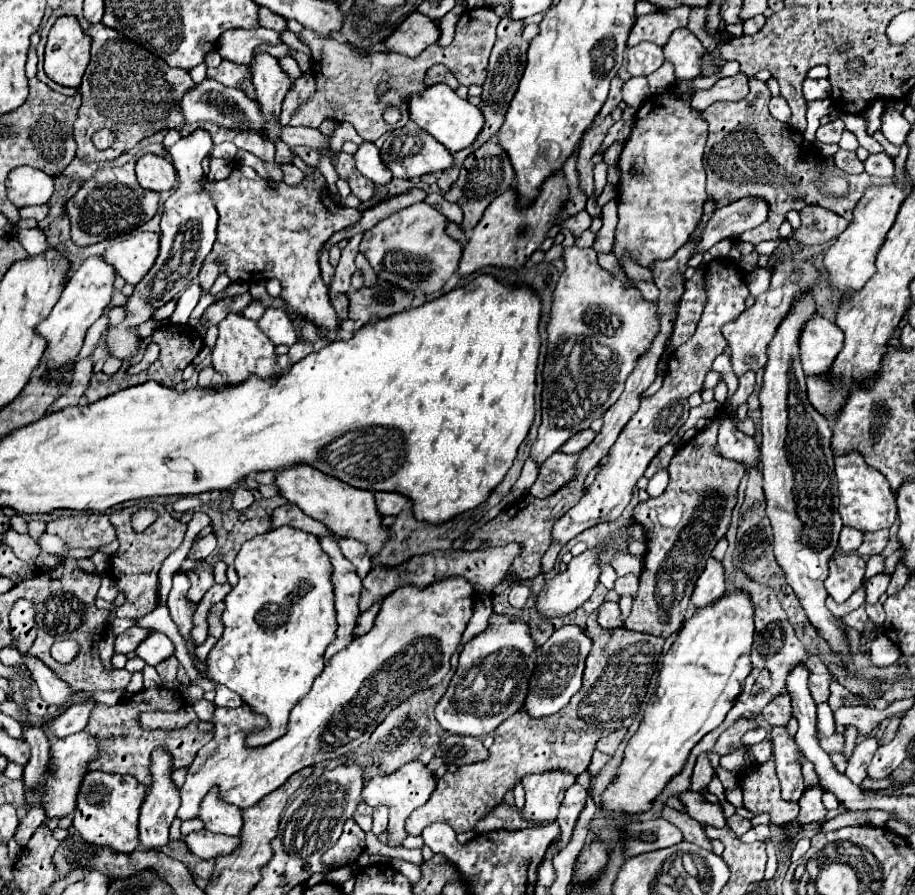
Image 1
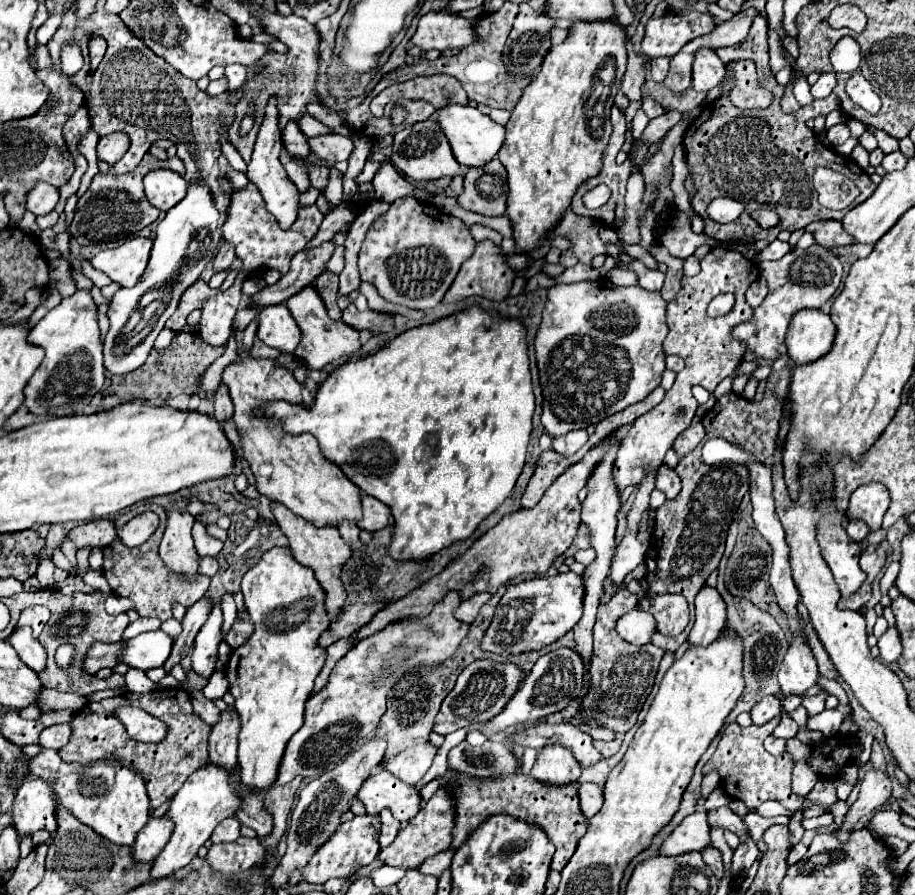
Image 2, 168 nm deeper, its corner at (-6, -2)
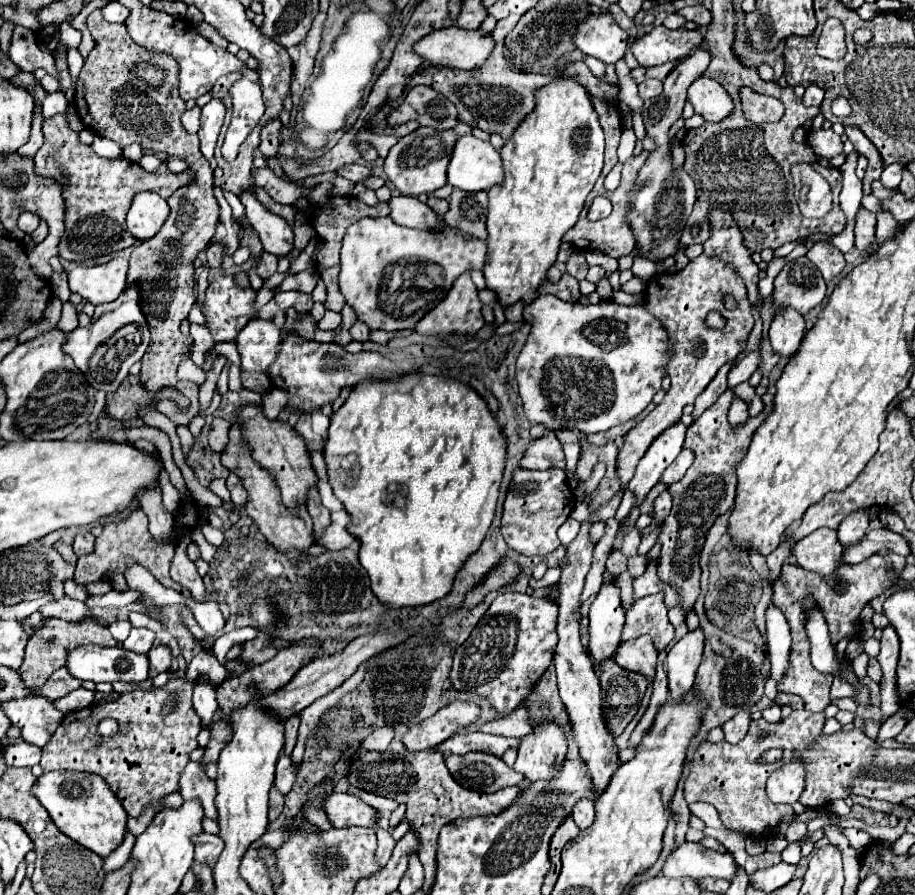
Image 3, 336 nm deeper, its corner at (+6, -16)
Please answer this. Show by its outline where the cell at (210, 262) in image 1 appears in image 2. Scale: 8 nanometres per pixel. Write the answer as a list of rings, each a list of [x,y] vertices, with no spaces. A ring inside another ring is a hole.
[[[223,244],[217,252],[217,256],[213,258],[213,268],[215,272],[223,272],[223,270],[229,270],[235,262],[235,248],[231,244]]]

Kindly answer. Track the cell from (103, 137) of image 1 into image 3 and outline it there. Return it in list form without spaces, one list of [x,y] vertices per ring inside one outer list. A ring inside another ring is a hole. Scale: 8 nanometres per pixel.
[[[55,114],[43,122],[45,144],[35,154],[35,174],[45,178],[55,178],[63,186],[65,198],[65,234],[59,244],[59,256],[65,260],[89,260],[105,254],[119,252],[137,244],[135,238],[127,232],[125,216],[133,202],[133,196],[139,192],[157,192],[161,198],[169,198],[177,188],[195,182],[195,174],[191,170],[173,174],[167,168],[167,162],[155,170],[145,172],[139,164],[129,162],[127,158],[107,160],[93,152],[91,146],[79,142],[79,134],[73,132],[67,124],[65,114]],[[69,174],[67,184],[63,178]]]

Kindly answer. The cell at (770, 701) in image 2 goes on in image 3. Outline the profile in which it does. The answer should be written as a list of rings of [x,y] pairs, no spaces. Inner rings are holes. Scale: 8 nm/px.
[[[737,712],[731,720],[727,720],[727,724],[723,724],[723,732],[725,732],[725,740],[731,744],[737,744],[739,740],[743,740],[743,736],[747,734],[749,728],[749,712]]]

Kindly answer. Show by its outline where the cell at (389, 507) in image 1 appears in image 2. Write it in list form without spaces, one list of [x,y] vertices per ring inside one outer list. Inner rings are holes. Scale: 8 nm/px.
[[[367,494],[361,496],[363,502],[363,518],[359,522],[359,528],[365,530],[381,530],[383,526],[389,526],[393,522],[391,518],[391,508],[379,502],[377,498],[371,498]]]

